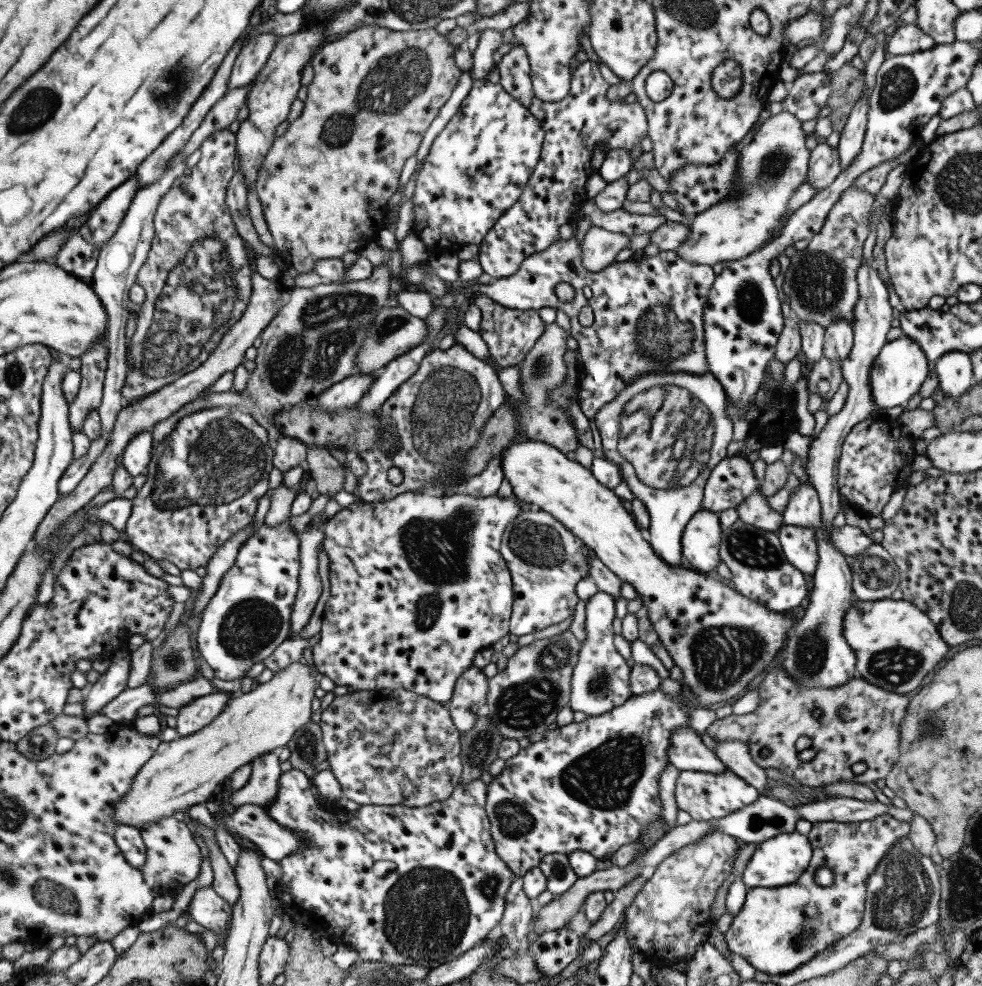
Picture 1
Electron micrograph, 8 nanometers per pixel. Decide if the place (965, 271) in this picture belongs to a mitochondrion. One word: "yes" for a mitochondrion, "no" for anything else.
no

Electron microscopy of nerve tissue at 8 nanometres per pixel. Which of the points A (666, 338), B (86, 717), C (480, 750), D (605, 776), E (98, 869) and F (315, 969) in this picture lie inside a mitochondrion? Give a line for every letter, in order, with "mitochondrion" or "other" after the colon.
A: mitochondrion
B: other
C: mitochondrion
D: mitochondrion
E: other
F: other

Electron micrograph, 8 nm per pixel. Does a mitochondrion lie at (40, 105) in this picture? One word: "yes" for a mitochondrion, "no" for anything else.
yes

